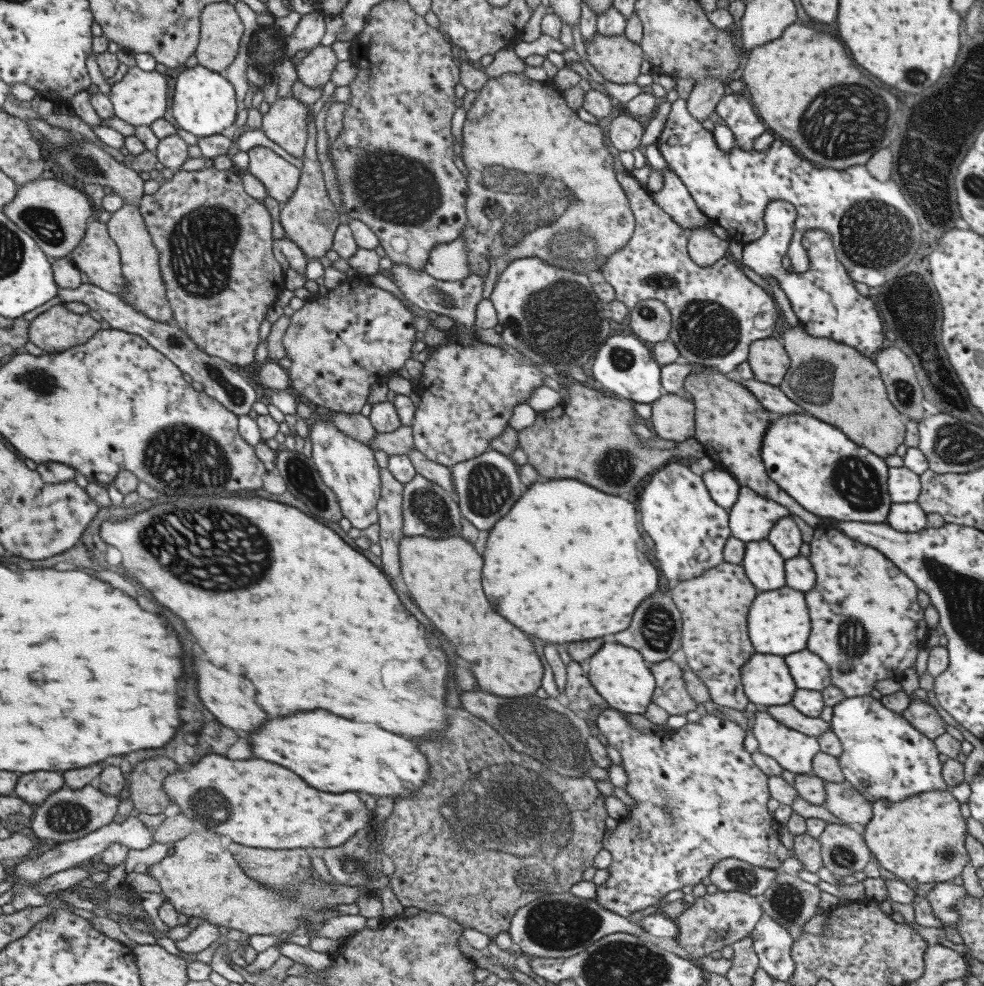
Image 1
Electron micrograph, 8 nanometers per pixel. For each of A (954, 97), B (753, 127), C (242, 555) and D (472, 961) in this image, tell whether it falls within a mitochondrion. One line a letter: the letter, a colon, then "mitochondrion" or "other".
A: mitochondrion
B: other
C: mitochondrion
D: other

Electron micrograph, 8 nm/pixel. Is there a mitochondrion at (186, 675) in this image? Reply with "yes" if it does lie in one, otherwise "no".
no

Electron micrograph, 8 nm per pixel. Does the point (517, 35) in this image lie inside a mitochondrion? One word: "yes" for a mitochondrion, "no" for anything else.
no

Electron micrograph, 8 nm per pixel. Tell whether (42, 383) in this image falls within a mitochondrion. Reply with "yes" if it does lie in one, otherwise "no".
yes

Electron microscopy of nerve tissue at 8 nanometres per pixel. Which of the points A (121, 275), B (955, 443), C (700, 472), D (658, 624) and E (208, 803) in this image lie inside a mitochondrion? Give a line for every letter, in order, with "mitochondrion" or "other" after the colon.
A: other
B: mitochondrion
C: other
D: mitochondrion
E: mitochondrion

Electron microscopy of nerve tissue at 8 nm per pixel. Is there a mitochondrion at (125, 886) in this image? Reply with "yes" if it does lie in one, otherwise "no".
no

